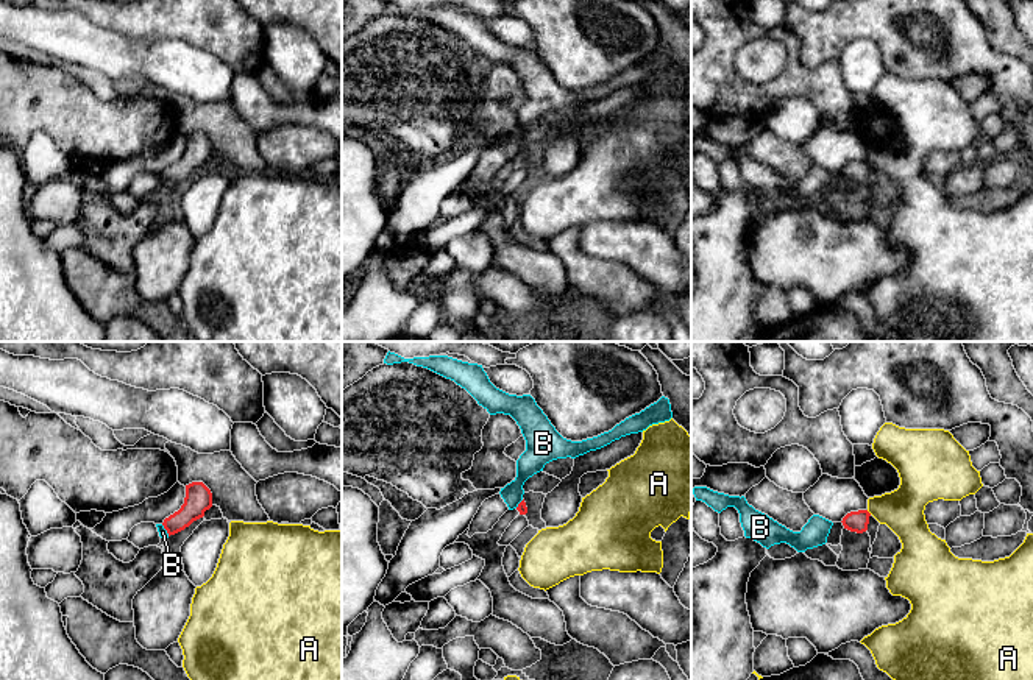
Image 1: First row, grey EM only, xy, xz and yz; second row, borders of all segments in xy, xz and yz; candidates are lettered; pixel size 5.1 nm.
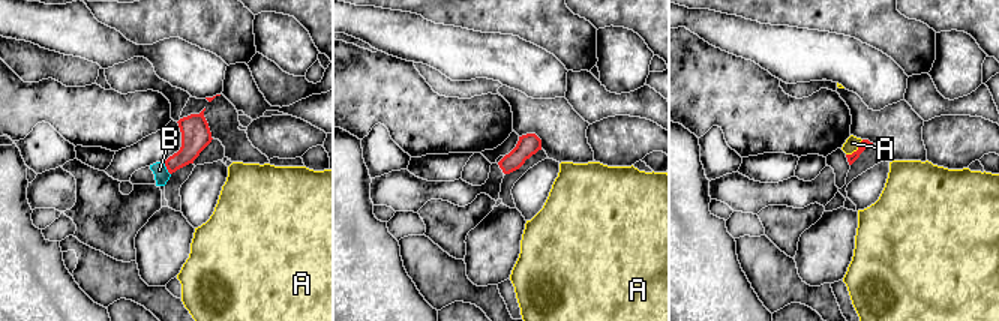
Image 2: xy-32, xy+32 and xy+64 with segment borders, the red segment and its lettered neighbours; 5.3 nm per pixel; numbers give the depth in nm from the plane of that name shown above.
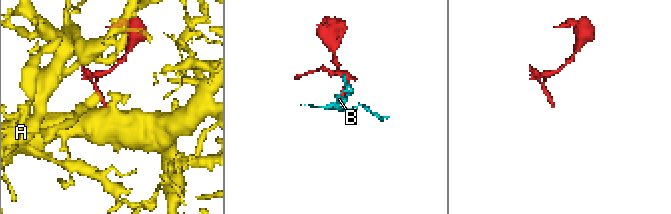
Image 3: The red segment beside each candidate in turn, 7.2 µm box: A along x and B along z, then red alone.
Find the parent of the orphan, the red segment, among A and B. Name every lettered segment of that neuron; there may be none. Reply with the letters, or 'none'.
none

